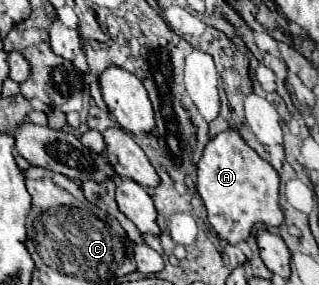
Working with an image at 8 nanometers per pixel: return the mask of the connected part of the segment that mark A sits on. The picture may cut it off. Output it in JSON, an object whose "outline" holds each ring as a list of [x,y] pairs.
{"outline":[[[234,129],[210,139],[198,161],[196,187],[208,211],[208,223],[222,239],[234,245],[246,241],[254,225],[280,225],[284,221],[284,213],[278,205],[278,185],[280,177],[272,165],[262,161]]]}

